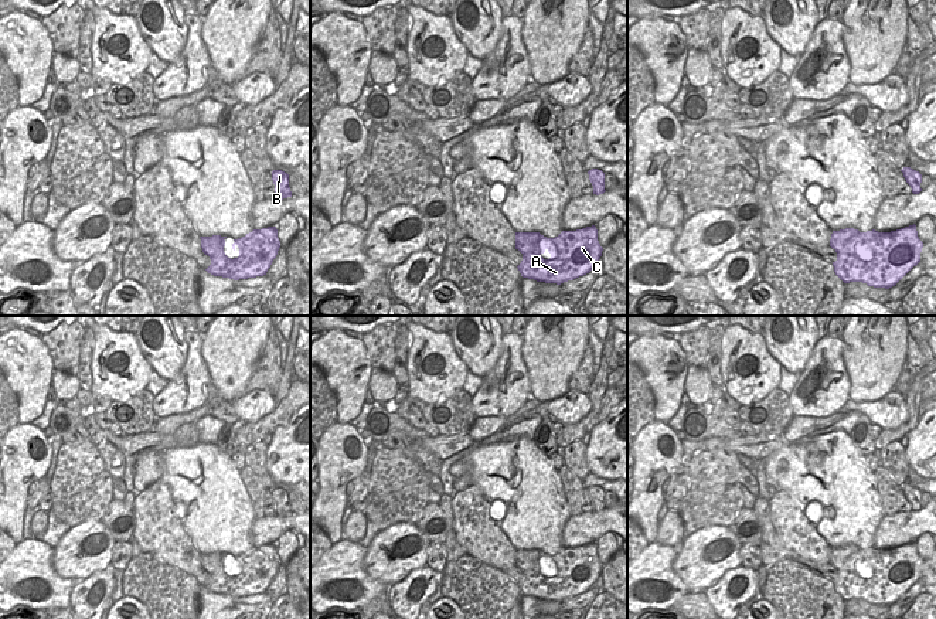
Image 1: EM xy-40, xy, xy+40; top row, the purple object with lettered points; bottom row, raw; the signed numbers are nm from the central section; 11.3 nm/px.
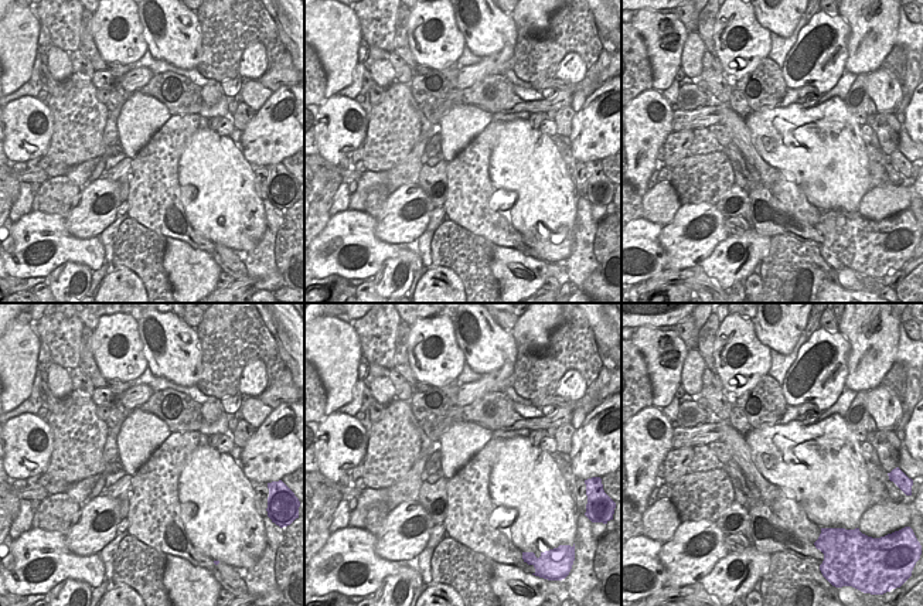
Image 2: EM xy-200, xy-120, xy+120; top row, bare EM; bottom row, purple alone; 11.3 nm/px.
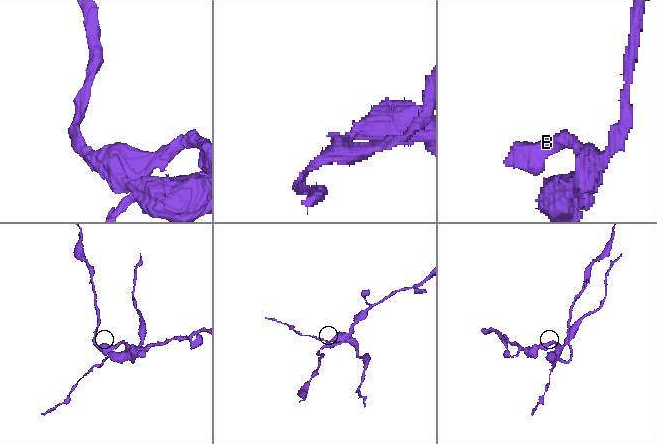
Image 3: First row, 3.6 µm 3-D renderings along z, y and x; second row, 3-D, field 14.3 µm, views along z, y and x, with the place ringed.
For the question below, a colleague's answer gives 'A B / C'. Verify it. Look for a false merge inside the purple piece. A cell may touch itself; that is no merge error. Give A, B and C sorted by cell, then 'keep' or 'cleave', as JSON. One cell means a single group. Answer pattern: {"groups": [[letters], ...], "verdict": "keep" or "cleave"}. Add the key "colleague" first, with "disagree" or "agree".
{"colleague": "disagree", "groups": [["A", "C"], ["B"]], "verdict": "cleave"}

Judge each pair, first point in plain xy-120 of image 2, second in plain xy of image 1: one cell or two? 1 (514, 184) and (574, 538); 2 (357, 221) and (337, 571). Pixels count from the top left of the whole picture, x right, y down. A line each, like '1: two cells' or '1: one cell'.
1: two cells
2: one cell

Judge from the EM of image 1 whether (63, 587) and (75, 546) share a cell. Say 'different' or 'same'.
different

